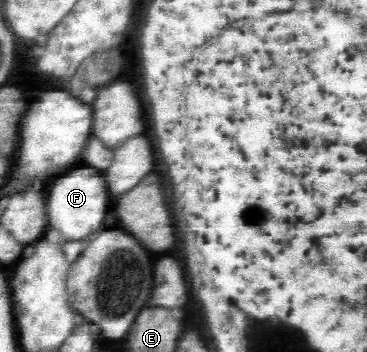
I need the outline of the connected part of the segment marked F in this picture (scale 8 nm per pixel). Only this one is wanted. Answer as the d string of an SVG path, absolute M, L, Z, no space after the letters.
M79 168L59 178L47 192L45 210L49 228L61 232L65 240L83 240L93 232L99 232L107 220L109 192L105 179L95 168Z

